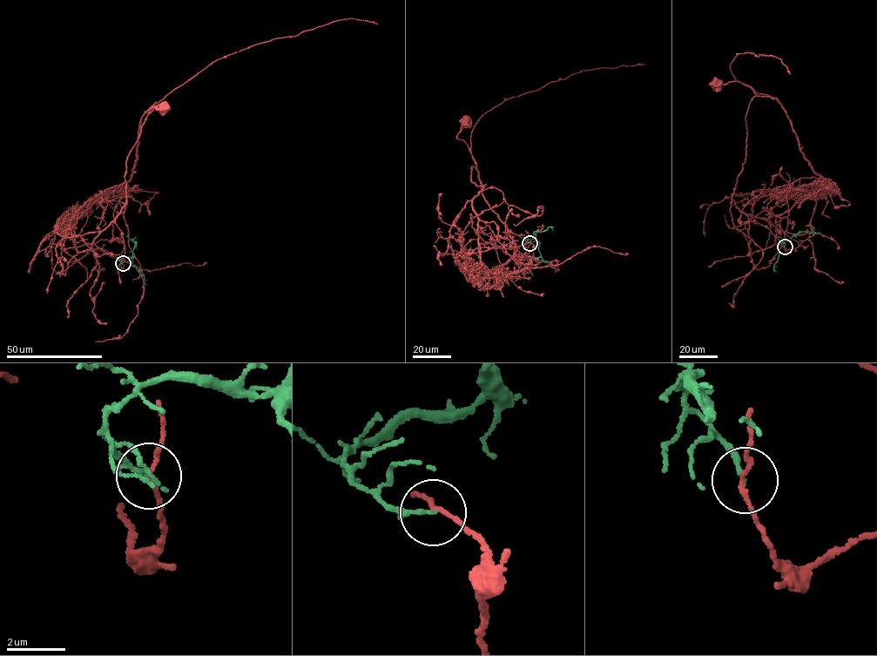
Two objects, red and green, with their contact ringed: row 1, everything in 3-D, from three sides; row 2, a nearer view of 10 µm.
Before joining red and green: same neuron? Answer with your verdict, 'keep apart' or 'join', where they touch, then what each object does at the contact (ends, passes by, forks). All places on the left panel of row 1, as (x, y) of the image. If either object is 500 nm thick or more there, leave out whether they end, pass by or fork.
keep apart; at (123, 263); red passes by; green ends there

